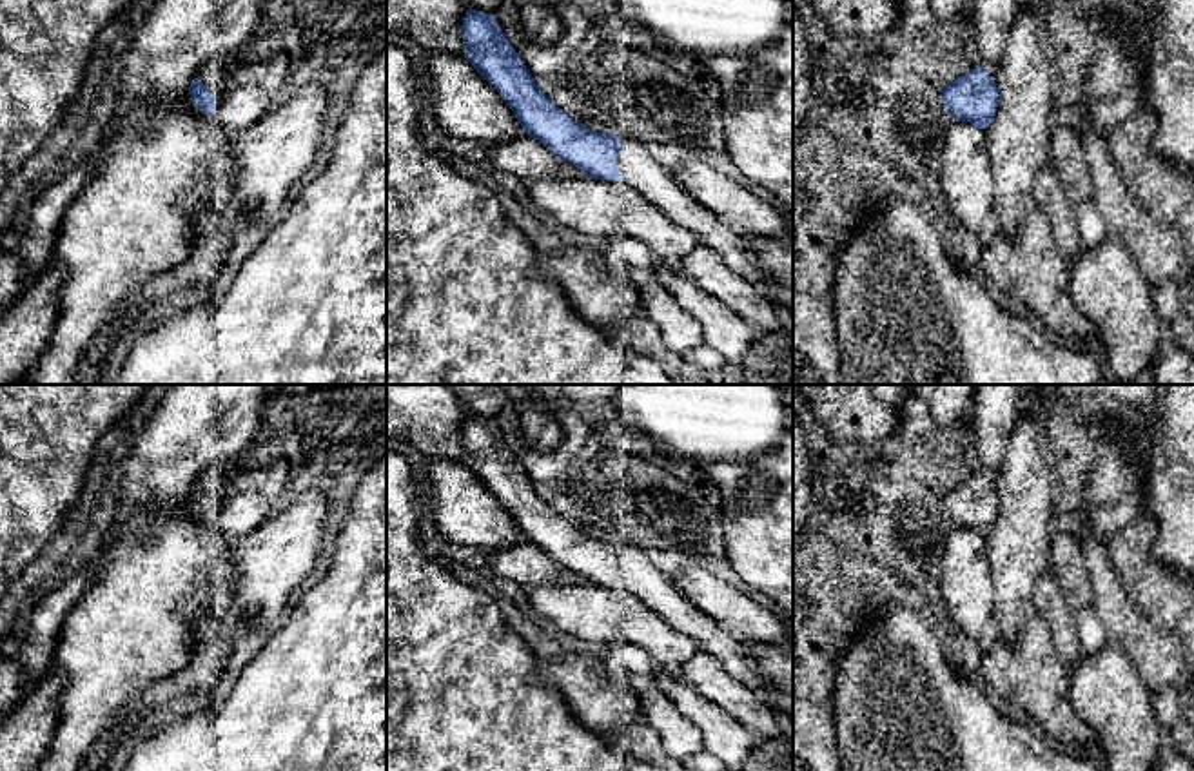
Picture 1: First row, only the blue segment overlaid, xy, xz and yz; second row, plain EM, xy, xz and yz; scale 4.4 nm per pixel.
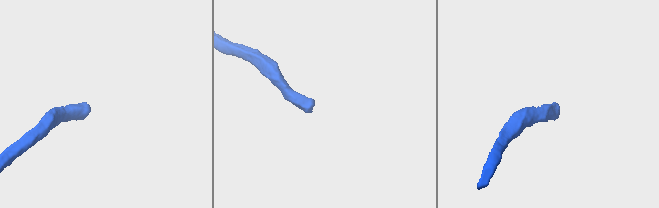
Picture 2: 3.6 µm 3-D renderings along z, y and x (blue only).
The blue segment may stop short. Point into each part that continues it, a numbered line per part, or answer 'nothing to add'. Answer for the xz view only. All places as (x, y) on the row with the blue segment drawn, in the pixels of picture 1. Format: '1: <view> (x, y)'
1: xz (637, 167)

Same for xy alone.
1: xy (238, 107)

